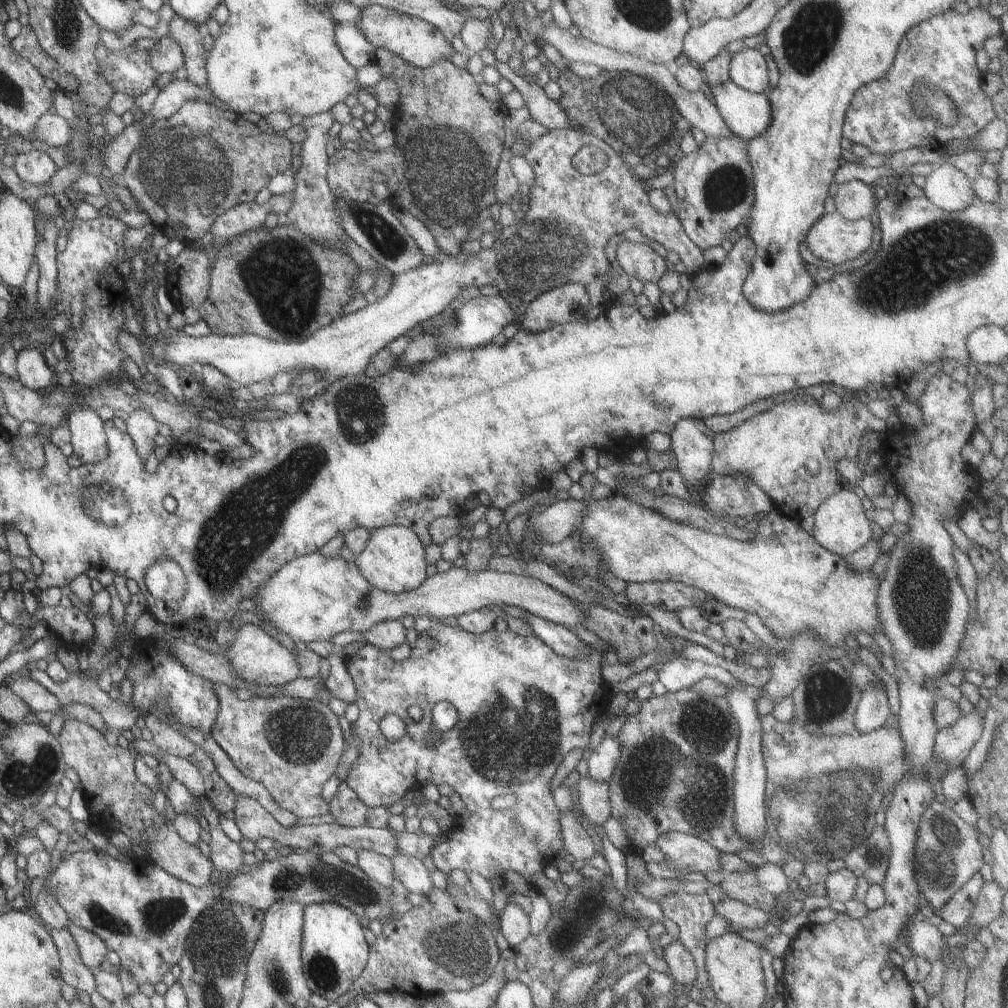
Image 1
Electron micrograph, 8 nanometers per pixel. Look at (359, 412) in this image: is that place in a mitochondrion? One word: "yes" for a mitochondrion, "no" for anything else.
yes

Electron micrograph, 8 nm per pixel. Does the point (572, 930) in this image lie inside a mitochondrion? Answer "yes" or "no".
yes

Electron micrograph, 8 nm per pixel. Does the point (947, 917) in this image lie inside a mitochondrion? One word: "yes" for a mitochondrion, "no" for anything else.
no

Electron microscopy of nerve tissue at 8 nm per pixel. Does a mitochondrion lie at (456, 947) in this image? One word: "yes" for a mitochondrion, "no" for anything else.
yes

